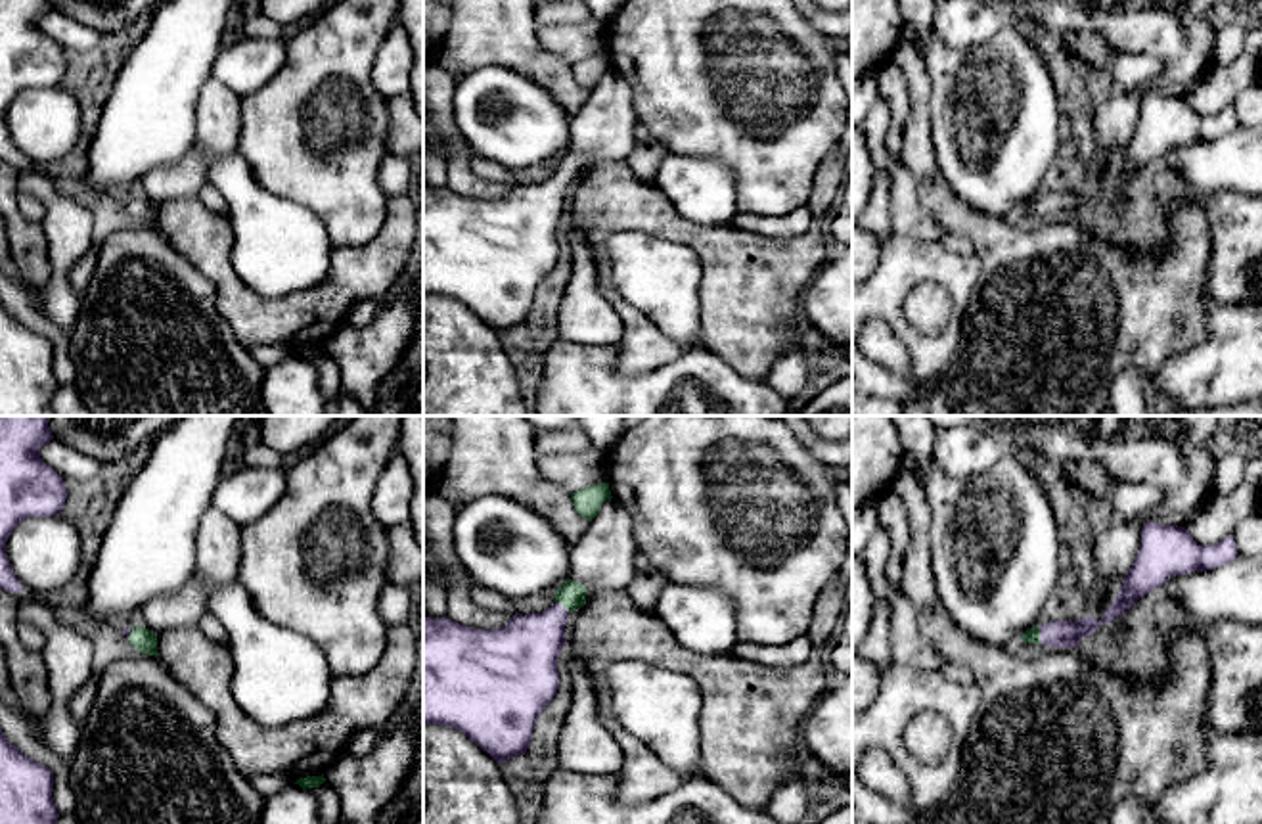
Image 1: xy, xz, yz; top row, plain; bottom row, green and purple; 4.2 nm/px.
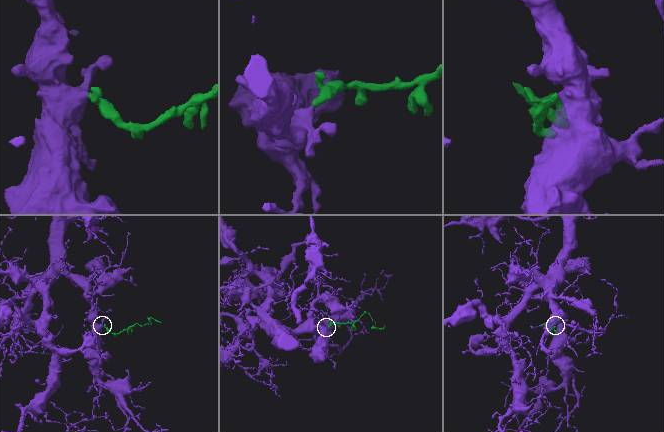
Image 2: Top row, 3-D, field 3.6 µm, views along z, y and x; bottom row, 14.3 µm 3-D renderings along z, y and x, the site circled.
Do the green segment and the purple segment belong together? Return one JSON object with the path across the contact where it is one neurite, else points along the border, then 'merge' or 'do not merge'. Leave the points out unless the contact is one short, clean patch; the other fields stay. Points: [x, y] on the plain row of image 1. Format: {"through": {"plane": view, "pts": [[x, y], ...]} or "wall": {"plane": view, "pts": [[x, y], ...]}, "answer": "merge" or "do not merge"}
{"through": {"plane": "yz", "pts": [[1033, 206], [1038, 206], [1069, 204]]}, "answer": "merge"}

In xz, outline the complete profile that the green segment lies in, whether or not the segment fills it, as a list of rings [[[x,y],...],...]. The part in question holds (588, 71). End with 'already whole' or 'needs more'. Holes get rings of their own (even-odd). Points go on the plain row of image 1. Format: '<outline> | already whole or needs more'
[[[609,54],[592,56],[571,65],[575,80],[588,92],[597,86],[601,75],[609,69],[613,69]]] | already whole

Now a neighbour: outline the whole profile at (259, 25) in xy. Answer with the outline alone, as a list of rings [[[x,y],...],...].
[[[257,13],[253,17],[247,17],[243,34],[247,38],[282,38],[283,25],[276,23],[274,19],[268,19],[262,13]]]

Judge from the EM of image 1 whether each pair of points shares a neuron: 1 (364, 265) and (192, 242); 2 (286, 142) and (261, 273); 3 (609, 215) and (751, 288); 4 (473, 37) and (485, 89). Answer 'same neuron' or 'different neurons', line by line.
1: same neuron
2: different neurons
3: same neuron
4: different neurons

